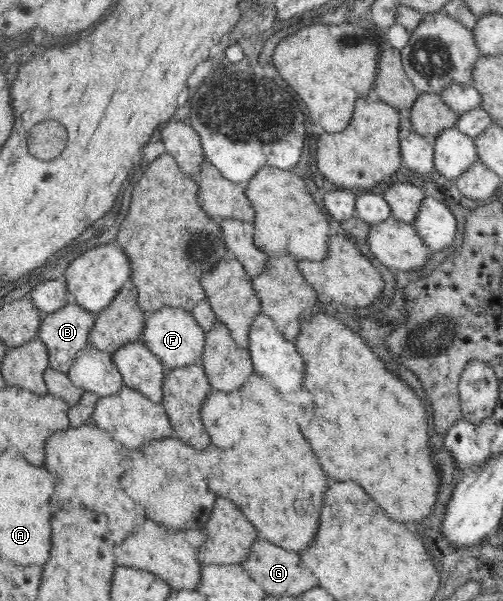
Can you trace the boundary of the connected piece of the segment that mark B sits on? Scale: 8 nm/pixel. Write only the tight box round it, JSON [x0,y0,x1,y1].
[37,302,95,373]

